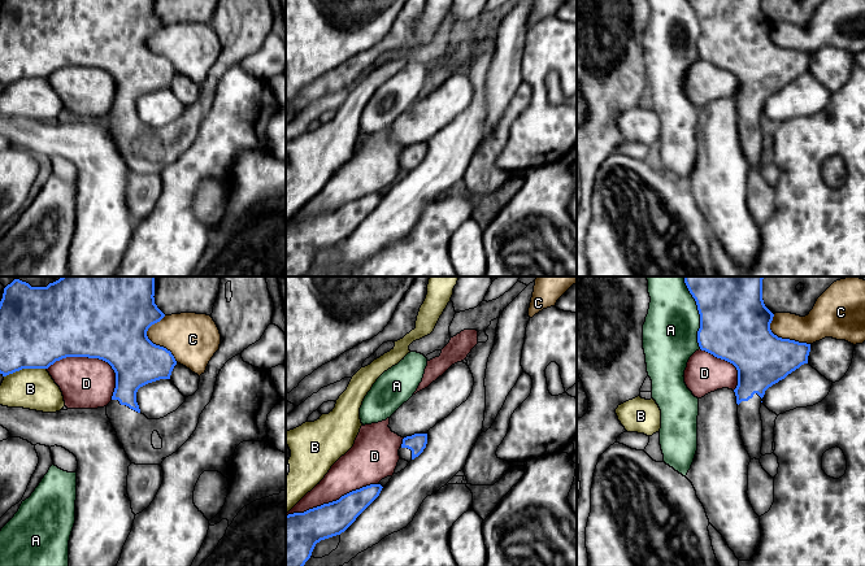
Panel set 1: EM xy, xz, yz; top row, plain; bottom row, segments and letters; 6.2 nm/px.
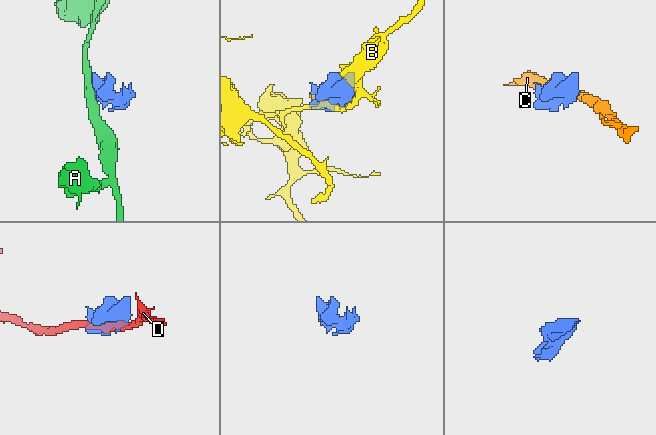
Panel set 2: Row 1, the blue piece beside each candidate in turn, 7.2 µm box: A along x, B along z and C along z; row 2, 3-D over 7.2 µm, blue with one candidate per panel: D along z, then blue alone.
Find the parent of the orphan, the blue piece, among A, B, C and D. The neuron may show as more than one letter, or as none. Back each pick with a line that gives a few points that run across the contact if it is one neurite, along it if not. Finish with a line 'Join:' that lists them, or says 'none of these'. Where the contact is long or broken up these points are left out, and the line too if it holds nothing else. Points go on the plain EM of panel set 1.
Join: none of these

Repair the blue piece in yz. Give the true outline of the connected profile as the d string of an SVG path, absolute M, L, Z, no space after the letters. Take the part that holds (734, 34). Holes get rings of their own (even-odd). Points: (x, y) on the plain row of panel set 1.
M690 0L700 23L697 52L701 60L733 73L738 79L734 99L740 145L751 169L761 167L762 130L760 123L765 100L808 73L810 53L782 48L770 39L774 23L765 16L762 0Z

